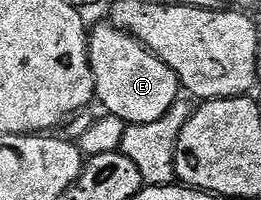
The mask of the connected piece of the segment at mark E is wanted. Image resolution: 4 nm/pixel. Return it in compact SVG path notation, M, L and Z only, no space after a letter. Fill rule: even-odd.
M110 25L99 27L96 31L94 28L89 35L87 55L91 58L91 72L95 78L95 97L98 106L103 106L104 108L102 108L102 110L106 112L106 114L112 115L113 117L119 117L126 125L160 121L161 117L163 117L165 113L169 112L170 107L181 99L181 84L177 77L177 73L173 73L173 69L169 69L169 65L165 65L165 61L158 59L156 55L148 49L148 47L143 46L142 43L138 43L132 35L127 35L123 31L116 31L115 28Z

